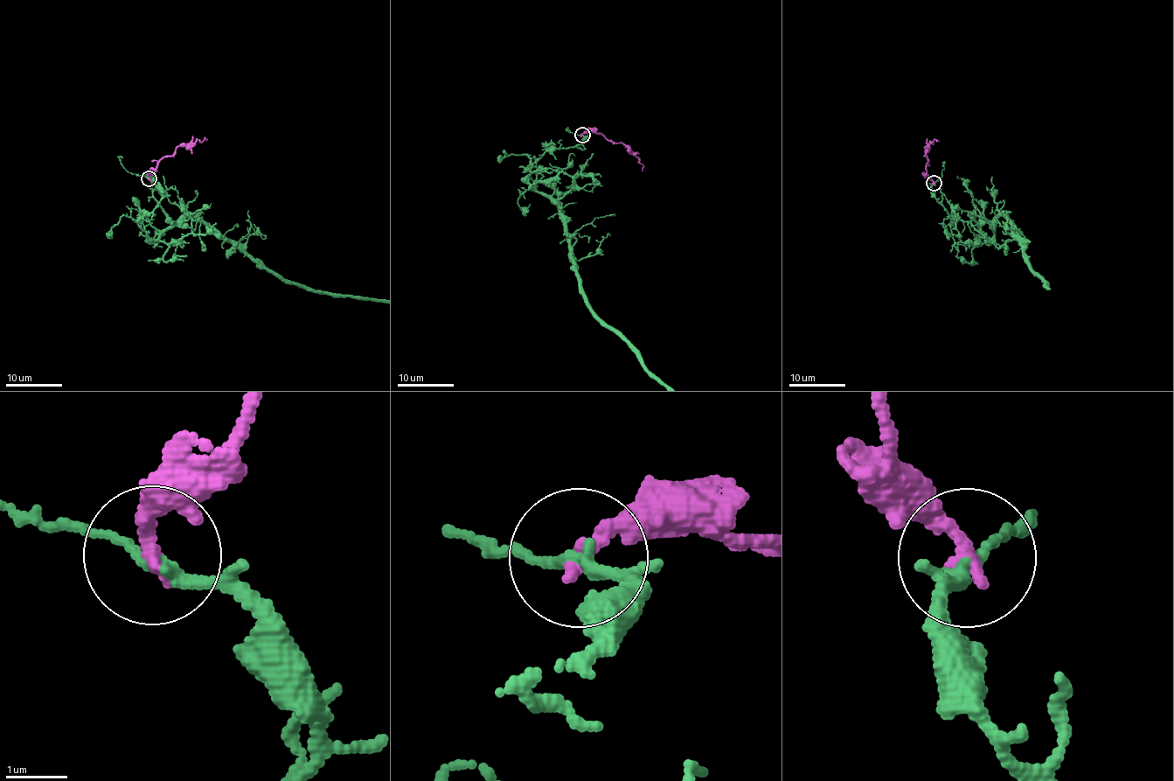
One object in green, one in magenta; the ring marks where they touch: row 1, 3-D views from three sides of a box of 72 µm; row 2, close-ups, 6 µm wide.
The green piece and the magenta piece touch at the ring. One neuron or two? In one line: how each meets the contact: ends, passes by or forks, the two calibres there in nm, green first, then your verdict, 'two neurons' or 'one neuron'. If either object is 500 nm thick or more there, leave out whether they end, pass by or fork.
green passes by; magenta ends there; 170 nm thick on the green side, 280 nm on the other; two neurons

